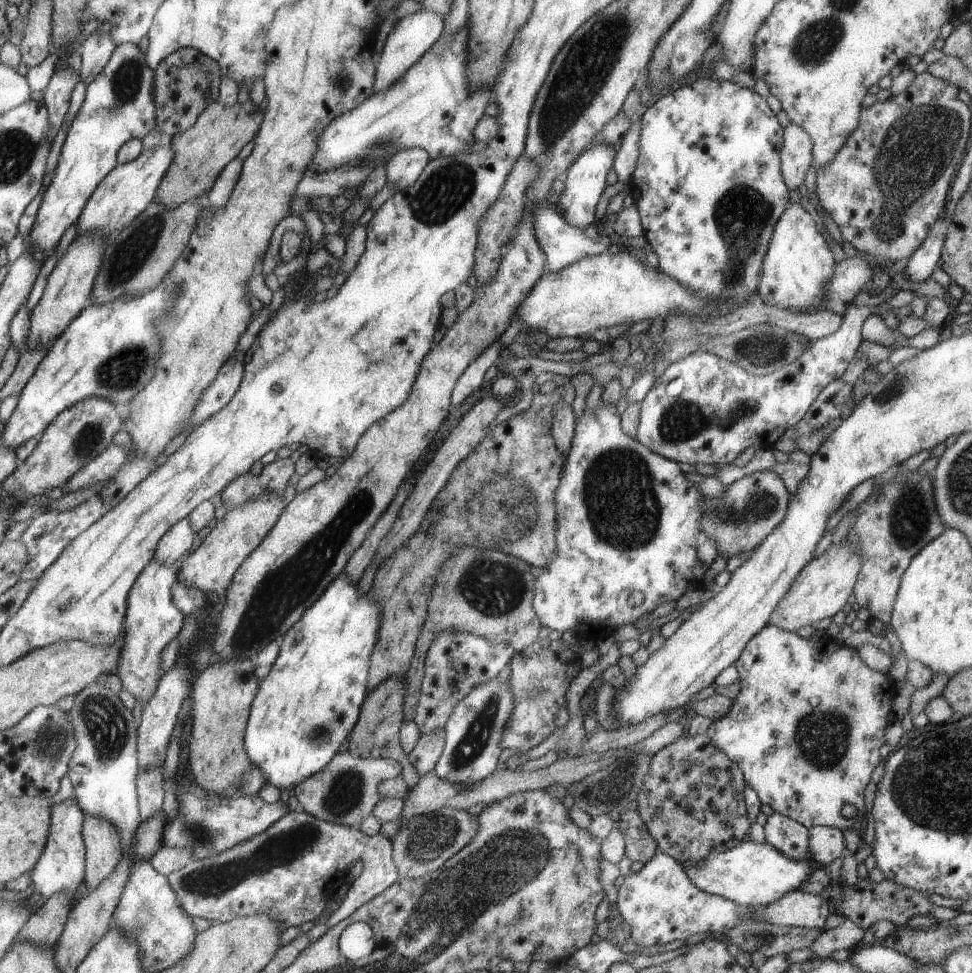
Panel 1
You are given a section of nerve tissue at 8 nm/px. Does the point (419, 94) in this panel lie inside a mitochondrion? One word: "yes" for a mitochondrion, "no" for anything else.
no

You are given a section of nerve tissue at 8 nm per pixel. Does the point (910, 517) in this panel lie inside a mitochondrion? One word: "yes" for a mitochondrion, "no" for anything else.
yes

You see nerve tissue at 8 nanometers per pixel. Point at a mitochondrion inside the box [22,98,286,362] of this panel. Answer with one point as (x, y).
(126, 260)

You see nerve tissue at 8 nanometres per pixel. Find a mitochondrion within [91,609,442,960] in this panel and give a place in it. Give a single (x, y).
(214, 881)

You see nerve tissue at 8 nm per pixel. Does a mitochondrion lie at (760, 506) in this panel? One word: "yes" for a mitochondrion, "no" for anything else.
yes

